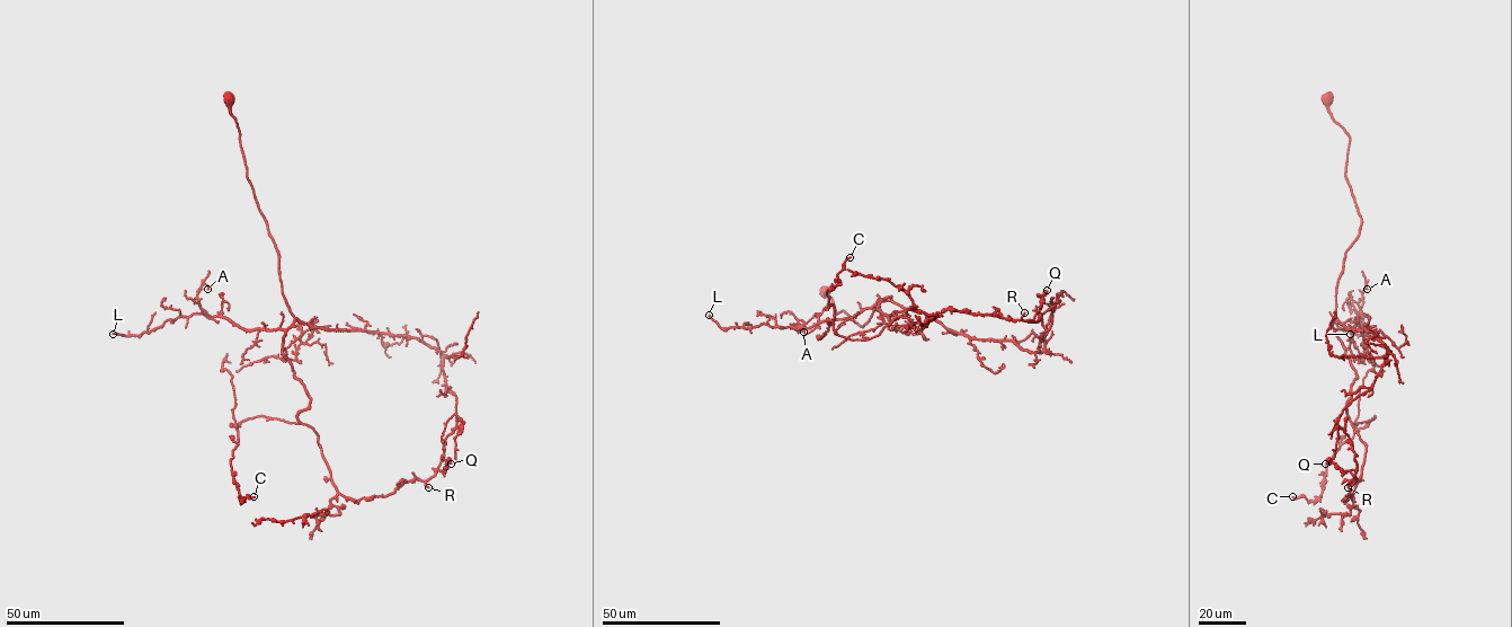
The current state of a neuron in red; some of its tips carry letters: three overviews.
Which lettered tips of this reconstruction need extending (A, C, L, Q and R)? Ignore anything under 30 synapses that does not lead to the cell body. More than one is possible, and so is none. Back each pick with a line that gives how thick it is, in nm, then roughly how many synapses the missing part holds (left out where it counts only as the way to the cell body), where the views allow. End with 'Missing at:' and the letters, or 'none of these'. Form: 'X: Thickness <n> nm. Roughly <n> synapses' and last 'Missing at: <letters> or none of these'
L: Thickness 240 nm. Roughly 40 synapses
R: Thickness 150 nm. Roughly 35 synapses
Missing at: L, R

